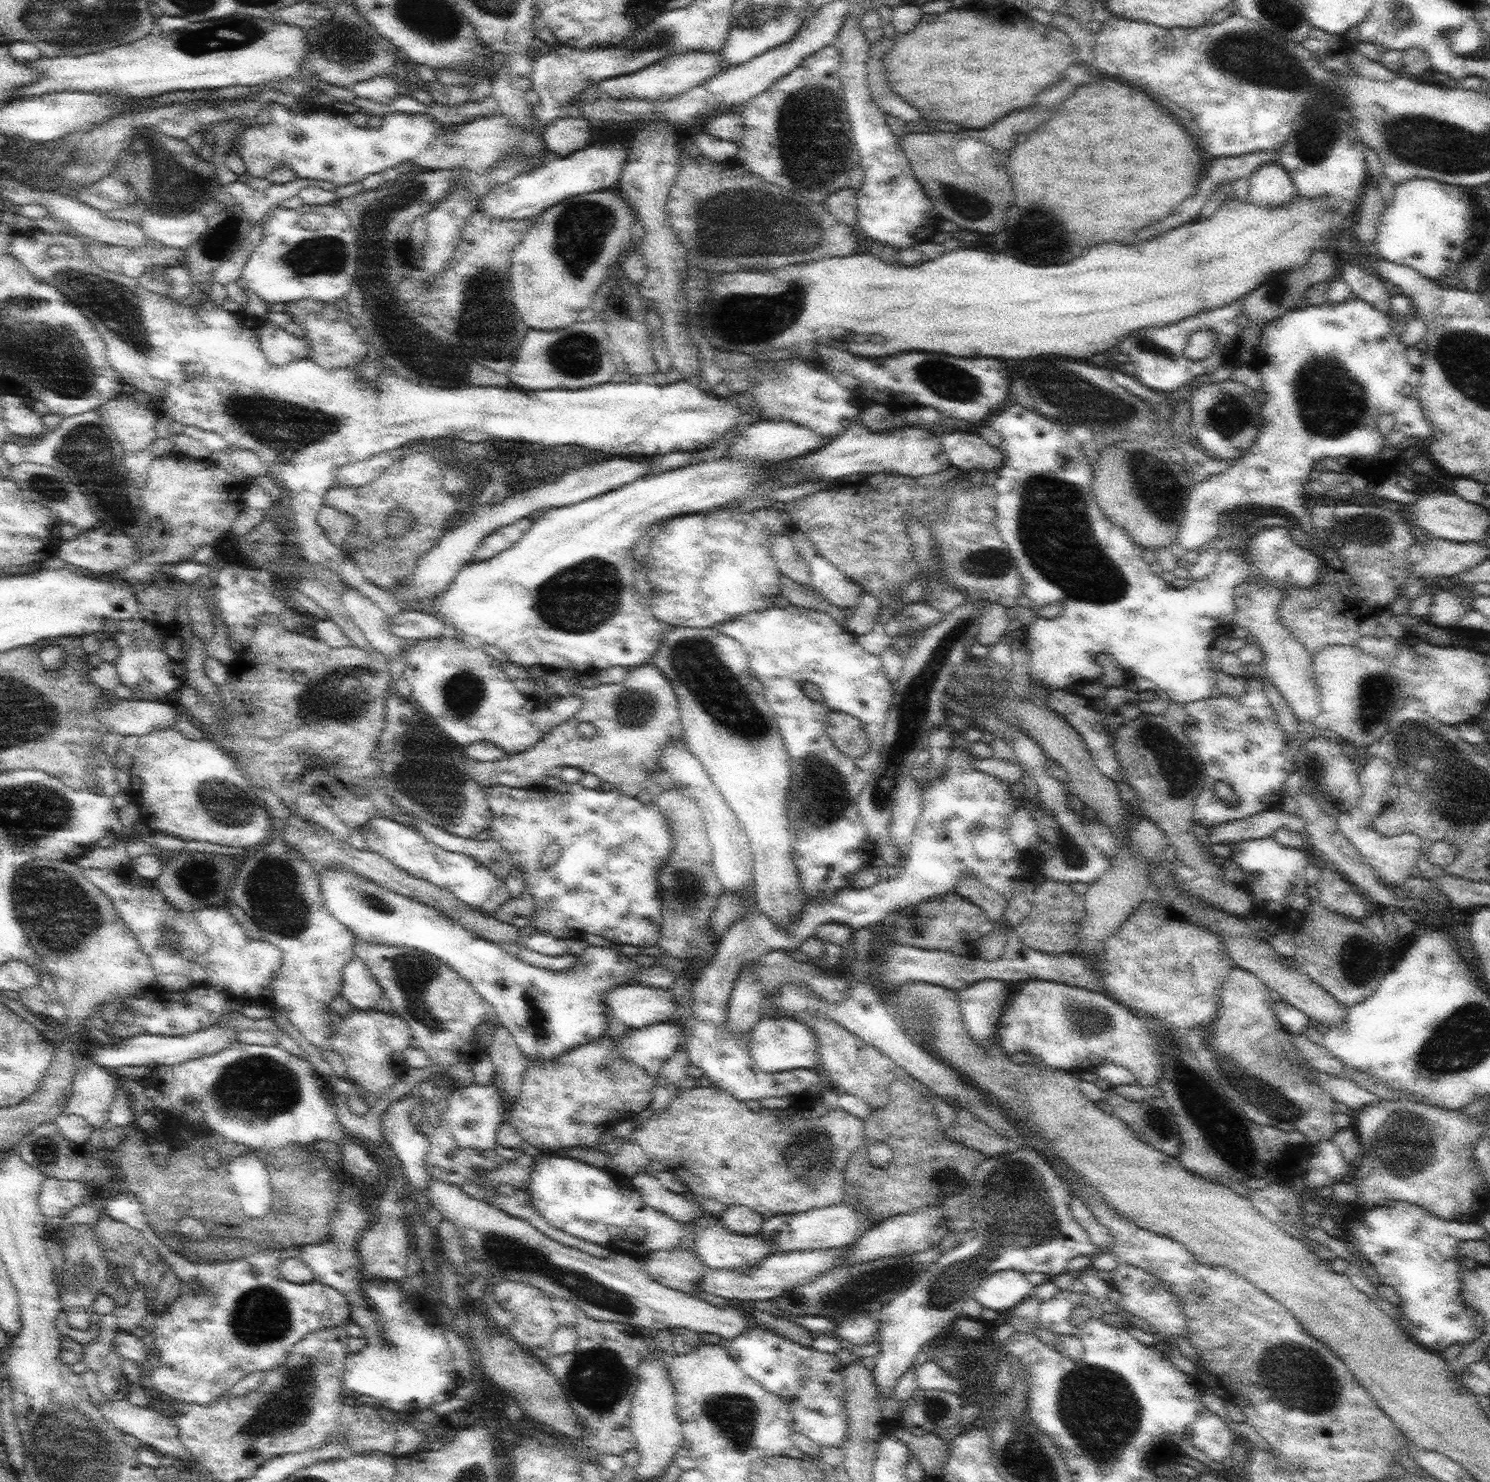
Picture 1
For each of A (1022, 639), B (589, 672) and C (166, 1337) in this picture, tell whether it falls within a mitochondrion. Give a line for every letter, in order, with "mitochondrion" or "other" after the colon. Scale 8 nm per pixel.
A: other
B: other
C: other

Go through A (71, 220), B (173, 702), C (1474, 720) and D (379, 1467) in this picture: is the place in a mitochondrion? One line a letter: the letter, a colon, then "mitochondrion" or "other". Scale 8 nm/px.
A: other
B: other
C: other
D: other

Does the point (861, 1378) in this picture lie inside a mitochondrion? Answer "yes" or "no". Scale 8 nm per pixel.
no

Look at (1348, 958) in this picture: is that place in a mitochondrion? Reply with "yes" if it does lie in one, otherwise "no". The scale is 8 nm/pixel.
yes

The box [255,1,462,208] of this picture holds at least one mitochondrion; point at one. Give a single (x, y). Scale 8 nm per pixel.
(338, 44)

